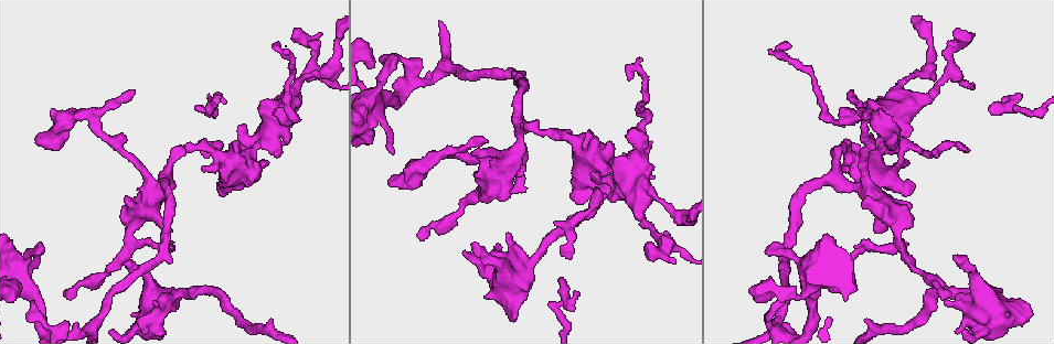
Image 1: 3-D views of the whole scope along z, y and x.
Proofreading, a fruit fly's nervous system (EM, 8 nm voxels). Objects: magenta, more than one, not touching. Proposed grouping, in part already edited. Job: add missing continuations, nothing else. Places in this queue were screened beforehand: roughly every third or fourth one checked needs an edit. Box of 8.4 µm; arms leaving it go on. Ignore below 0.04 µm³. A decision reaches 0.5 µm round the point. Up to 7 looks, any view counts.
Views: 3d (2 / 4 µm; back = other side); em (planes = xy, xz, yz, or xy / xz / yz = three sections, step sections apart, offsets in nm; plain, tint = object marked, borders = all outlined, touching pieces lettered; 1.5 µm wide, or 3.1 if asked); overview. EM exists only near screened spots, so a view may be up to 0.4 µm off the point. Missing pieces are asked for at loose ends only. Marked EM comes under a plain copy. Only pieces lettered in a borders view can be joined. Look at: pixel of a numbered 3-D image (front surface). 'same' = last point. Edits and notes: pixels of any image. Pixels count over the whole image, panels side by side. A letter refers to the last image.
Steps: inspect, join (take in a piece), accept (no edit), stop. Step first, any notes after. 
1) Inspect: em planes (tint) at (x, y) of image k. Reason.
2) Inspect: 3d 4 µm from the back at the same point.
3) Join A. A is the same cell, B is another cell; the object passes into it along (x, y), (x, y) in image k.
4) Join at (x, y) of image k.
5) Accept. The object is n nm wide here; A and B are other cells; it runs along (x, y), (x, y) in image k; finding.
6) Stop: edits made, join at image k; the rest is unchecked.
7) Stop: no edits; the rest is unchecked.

Inspect: em planes (borders) at (1032, 311) of image 1. Thick end.

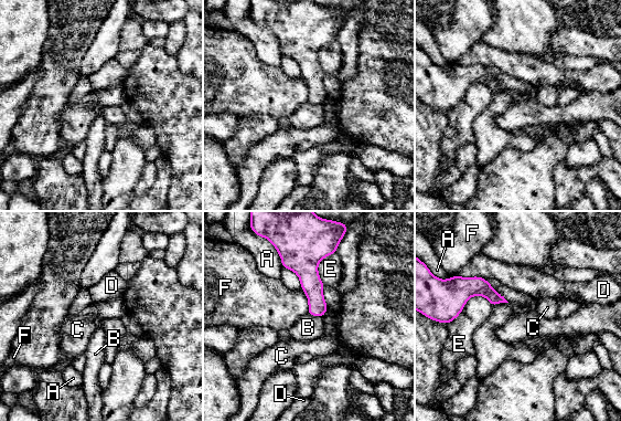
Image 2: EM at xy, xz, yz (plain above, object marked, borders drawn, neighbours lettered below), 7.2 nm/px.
Accept. A, B, C, D, E and F are other cells; a border runs along (307, 313), (321, 317) in image 2; no lettered piece goes on from it.

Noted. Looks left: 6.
Inspect: 3d 2 µm at (476, 241) of image 1. Free end.

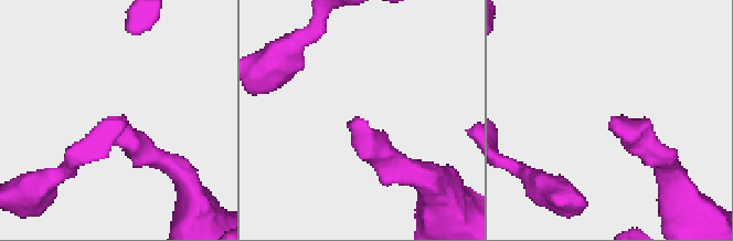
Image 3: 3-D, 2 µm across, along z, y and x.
Inspect: em planes (borders) at (367, 122) of image 3. Shape alone is not enough.

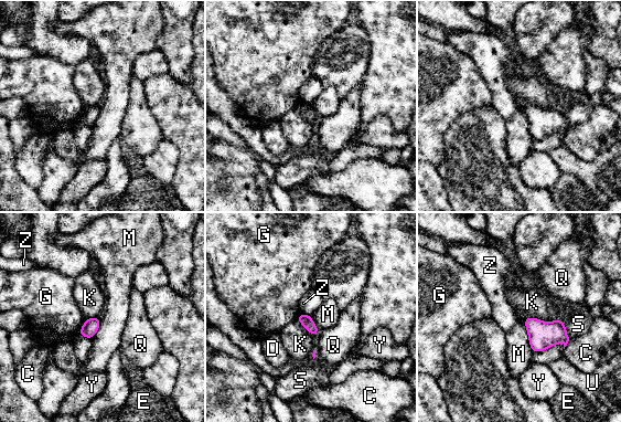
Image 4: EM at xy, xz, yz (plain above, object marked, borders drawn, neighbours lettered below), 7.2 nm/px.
Accept. C, D, E, G, K, M, Q, S, U, Y and Z are other cells; a border runs along (524, 317), (528, 346), (533, 351) in image 4; no lettered piece goes on from it.

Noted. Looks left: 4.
Inspect: em planes (borders) at (592, 171) of image 1. Free end.

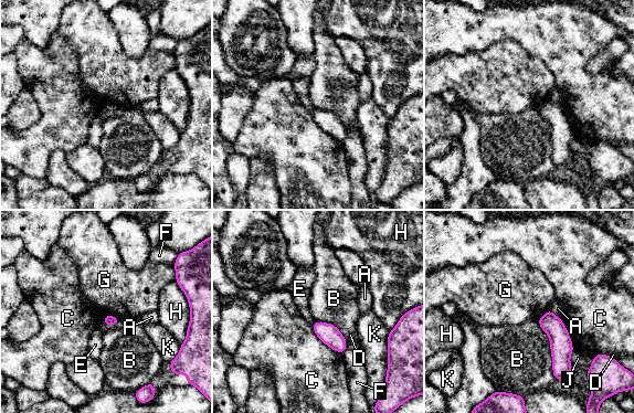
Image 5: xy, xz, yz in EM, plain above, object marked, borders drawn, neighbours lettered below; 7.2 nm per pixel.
Accept. A, B, C, D, E, F, G, H, J and K are other cells; it runs along (548, 314), (559, 337), (557, 372) in image 5; no lettered piece goes on from it.

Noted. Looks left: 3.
Stop: no edits; the rest is unchecked.

